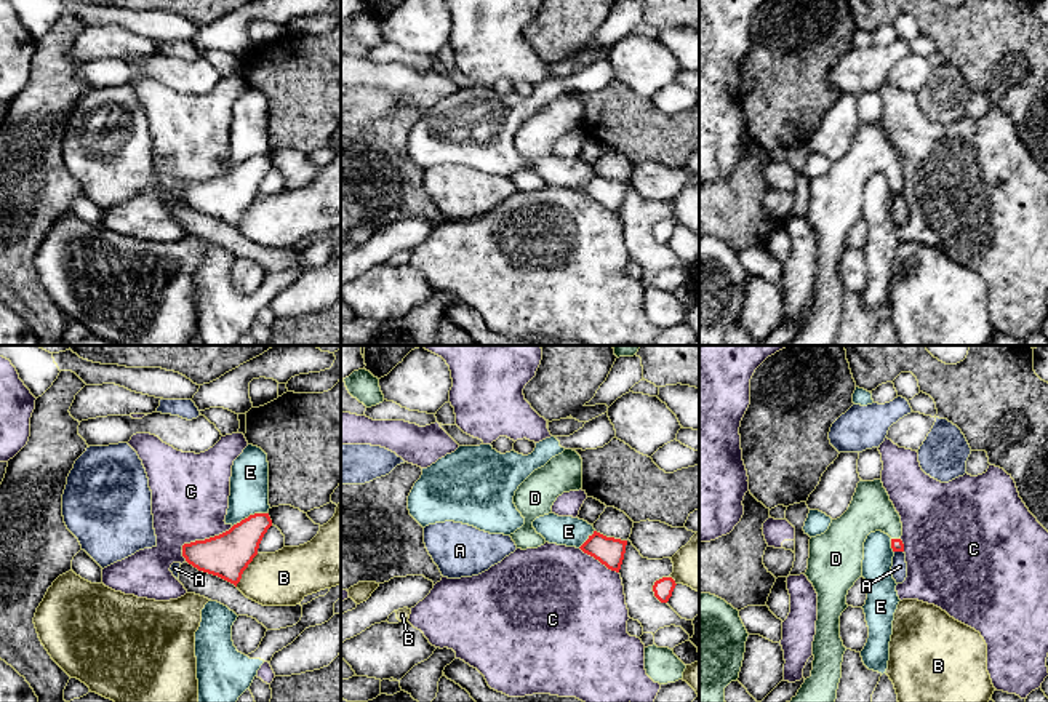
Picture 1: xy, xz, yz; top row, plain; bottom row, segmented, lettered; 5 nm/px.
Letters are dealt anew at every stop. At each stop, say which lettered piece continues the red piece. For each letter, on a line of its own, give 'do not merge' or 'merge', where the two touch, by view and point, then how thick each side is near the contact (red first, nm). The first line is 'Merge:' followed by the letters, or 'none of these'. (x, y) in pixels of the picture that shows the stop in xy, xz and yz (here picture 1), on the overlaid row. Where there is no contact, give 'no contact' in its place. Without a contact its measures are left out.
Merge: D
A: do not merge | yz (900, 550) | 60/80 nm
B: do not merge | xy (245, 568) | 220/280 nm
C: do not merge | xy (202, 541) | 220/380 nm
D: merge | yz (896, 539) | 60/220 nm
E: do not merge | xy (250, 515) | 220/190 nm

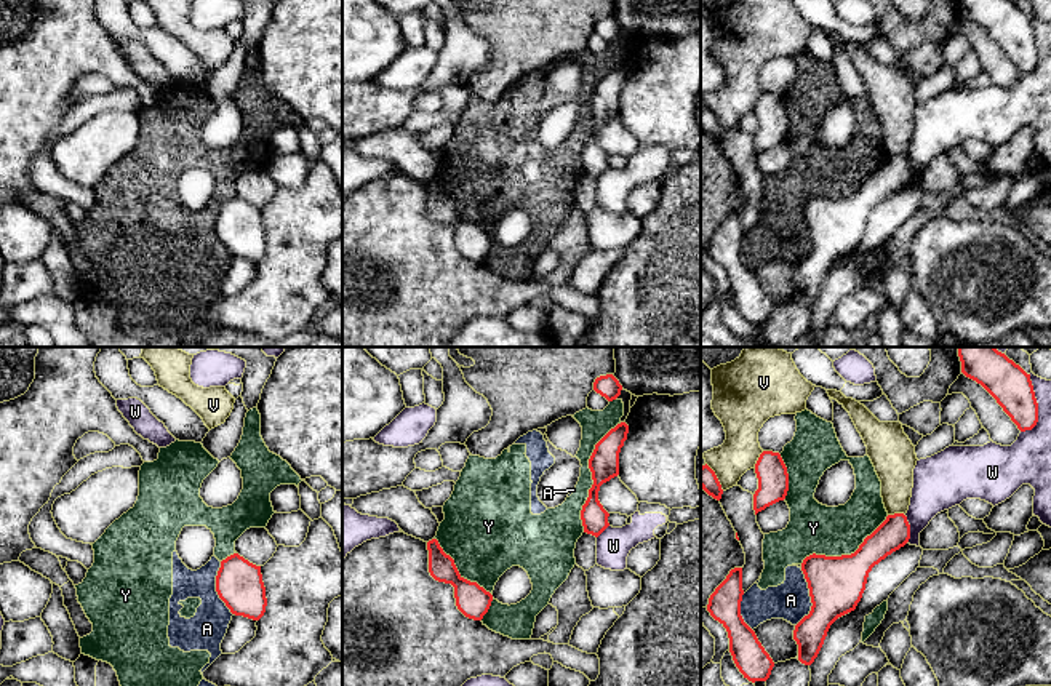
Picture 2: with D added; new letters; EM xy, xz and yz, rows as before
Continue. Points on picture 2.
Merge: none of these
A: do not merge | yz (810, 595) | 280/190 nm
V: do not merge | yz (759, 459) | 160/240 nm
W: do not merge | yz (1037, 406) | 200/200 nm
Y: do not merge | xz (592, 475) | 150/140 nm

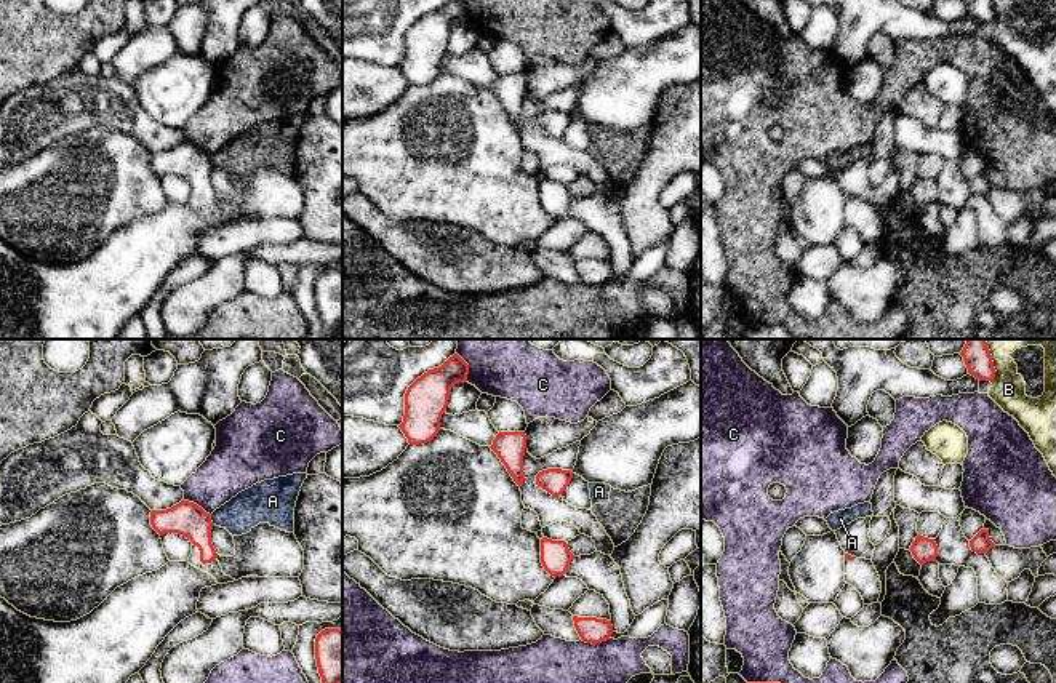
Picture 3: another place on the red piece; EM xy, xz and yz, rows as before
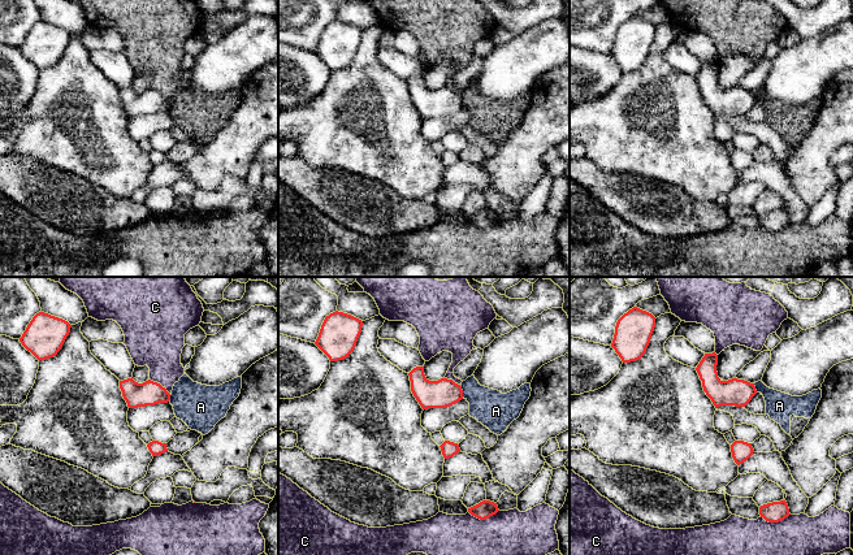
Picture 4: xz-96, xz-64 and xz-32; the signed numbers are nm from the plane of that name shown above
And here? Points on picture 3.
Merge: none of these
A: do not merge | xy (210, 520) | 170/190 nm
B: do not merge | yz (991, 360) | 140/180 nm
C: do not merge | xz (468, 367) | 200/360 nm

